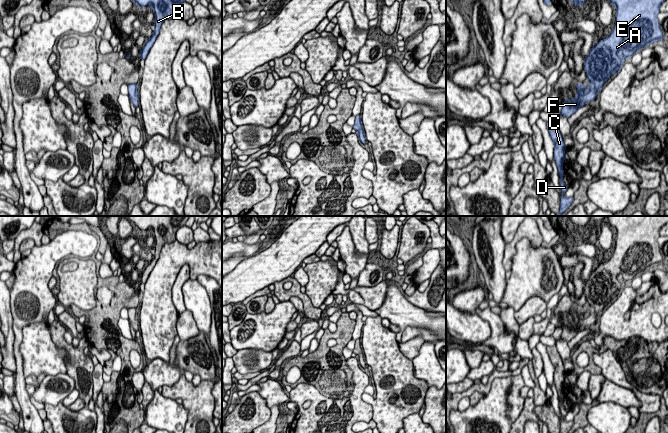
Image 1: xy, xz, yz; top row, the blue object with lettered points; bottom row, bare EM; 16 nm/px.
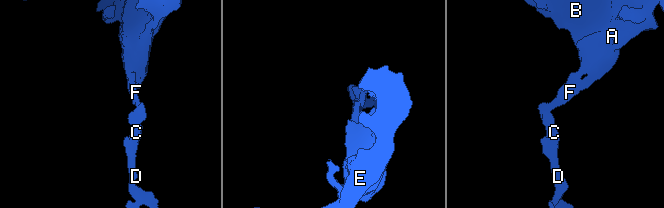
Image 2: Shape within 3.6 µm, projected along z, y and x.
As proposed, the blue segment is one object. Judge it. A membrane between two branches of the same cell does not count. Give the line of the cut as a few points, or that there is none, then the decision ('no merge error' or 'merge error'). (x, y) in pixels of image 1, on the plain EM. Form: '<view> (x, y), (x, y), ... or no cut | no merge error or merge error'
no cut | no merge error

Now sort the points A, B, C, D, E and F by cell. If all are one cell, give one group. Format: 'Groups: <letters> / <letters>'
Groups: A B C D E F

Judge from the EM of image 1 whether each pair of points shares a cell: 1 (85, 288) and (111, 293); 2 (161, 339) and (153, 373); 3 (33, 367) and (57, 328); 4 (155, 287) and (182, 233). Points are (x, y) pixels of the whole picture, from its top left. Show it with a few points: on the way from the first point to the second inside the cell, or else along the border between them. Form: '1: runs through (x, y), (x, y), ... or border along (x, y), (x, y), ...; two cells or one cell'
1: border along (95, 293), (93, 307), (80, 309), (74, 304); two cells
2: border along (168, 361), (154, 358), (147, 362); two cells
3: border along (47, 324), (51, 340), (62, 347), (67, 355); two cells
4: border along (176, 239), (186, 245); two cells

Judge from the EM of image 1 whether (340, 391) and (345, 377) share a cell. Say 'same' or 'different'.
same

